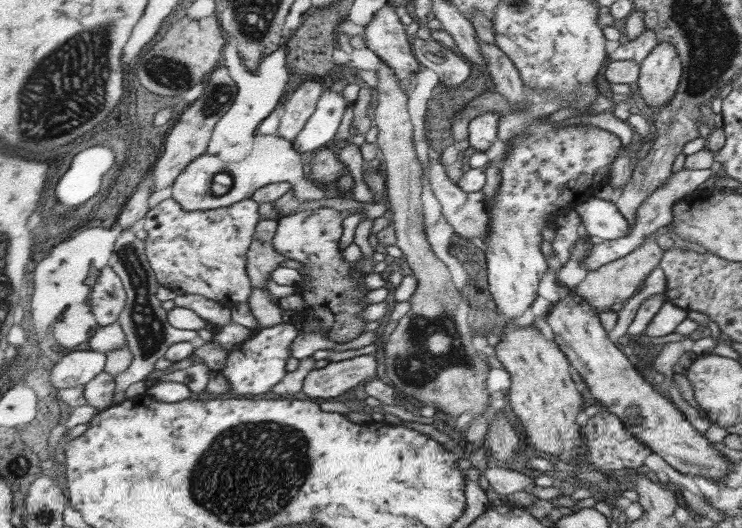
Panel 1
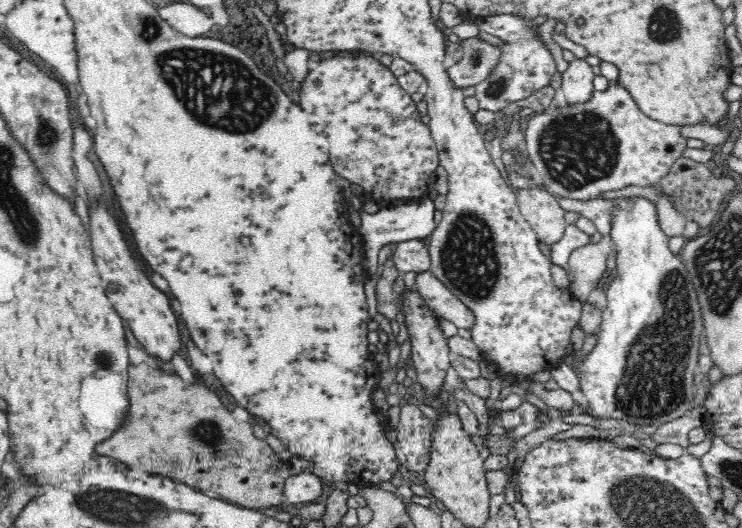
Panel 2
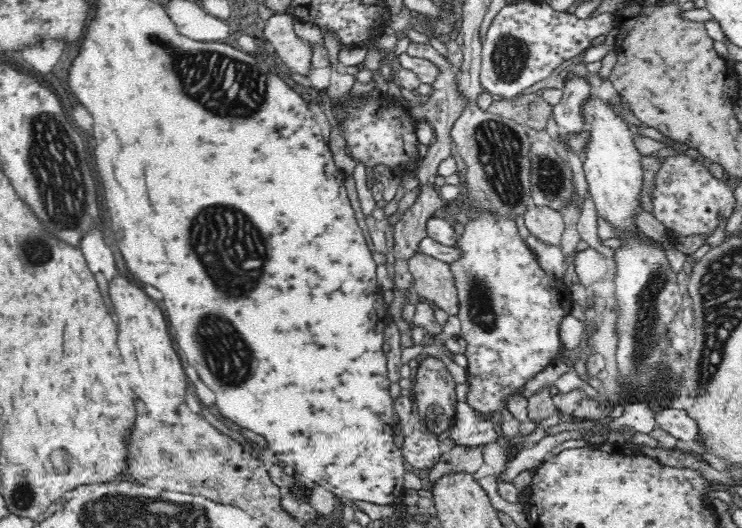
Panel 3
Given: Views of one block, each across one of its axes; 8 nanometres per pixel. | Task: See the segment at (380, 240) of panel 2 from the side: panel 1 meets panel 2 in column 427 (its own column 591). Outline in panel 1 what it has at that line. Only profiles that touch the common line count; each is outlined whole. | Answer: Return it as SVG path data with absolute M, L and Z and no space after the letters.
M591 197L580 204L576 211L581 216L584 231L588 231L588 238L593 241L615 240L629 235L627 218L609 200Z

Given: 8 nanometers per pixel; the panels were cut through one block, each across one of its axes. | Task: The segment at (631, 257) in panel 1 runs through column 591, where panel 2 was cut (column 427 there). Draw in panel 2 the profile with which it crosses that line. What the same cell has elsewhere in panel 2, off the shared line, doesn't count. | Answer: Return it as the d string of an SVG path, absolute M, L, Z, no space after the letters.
M431 271L417 274L415 288L436 317L445 318L458 329L465 328L471 331L476 326L472 310L452 294L443 282L437 280Z

